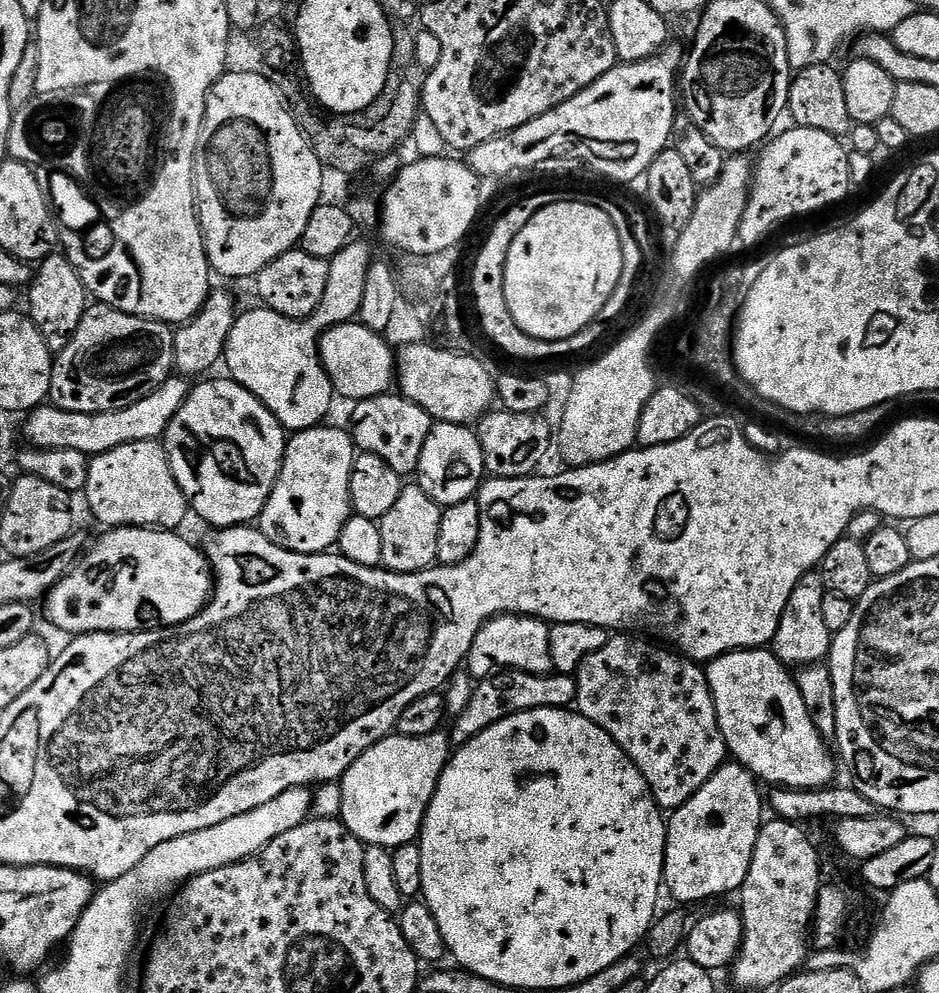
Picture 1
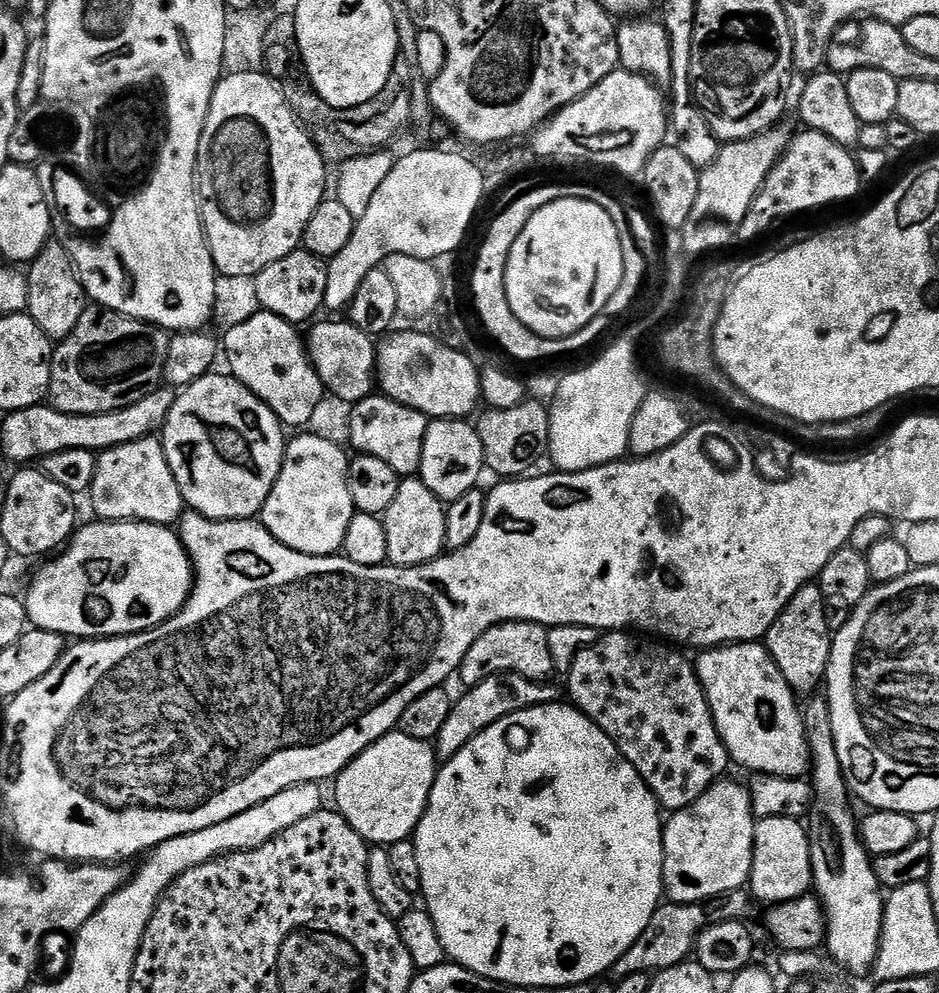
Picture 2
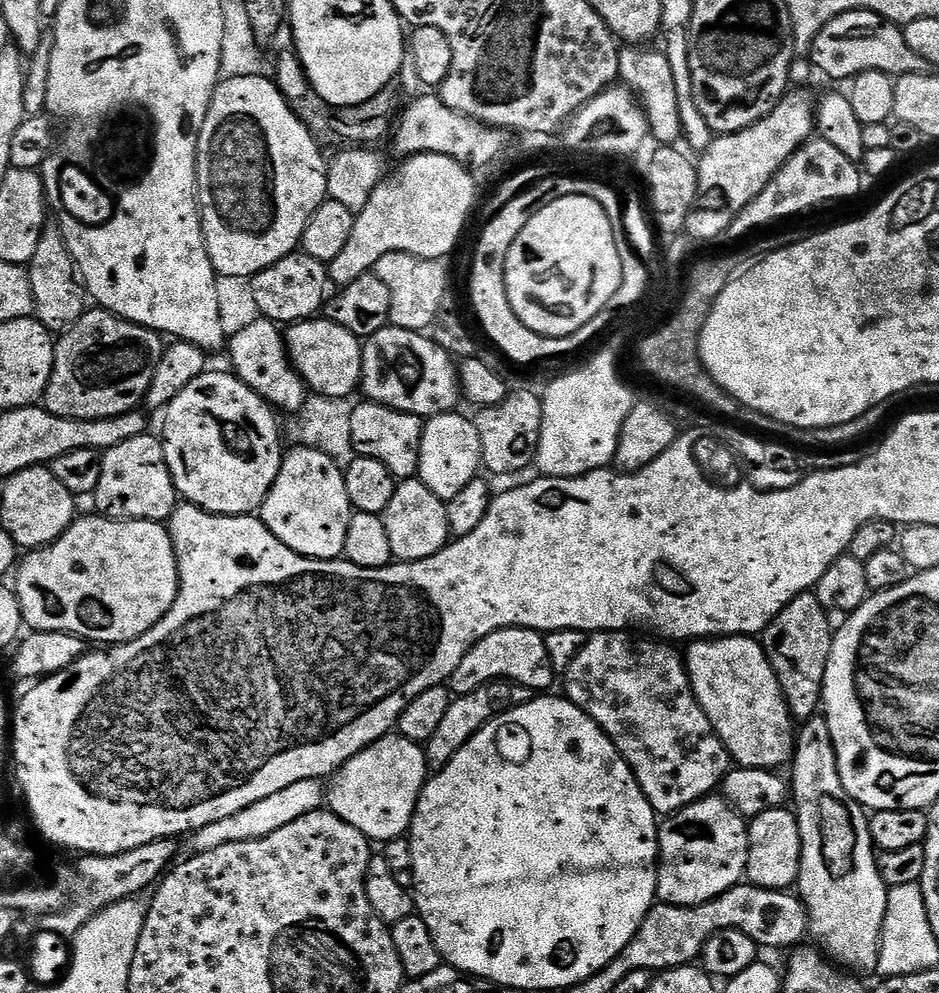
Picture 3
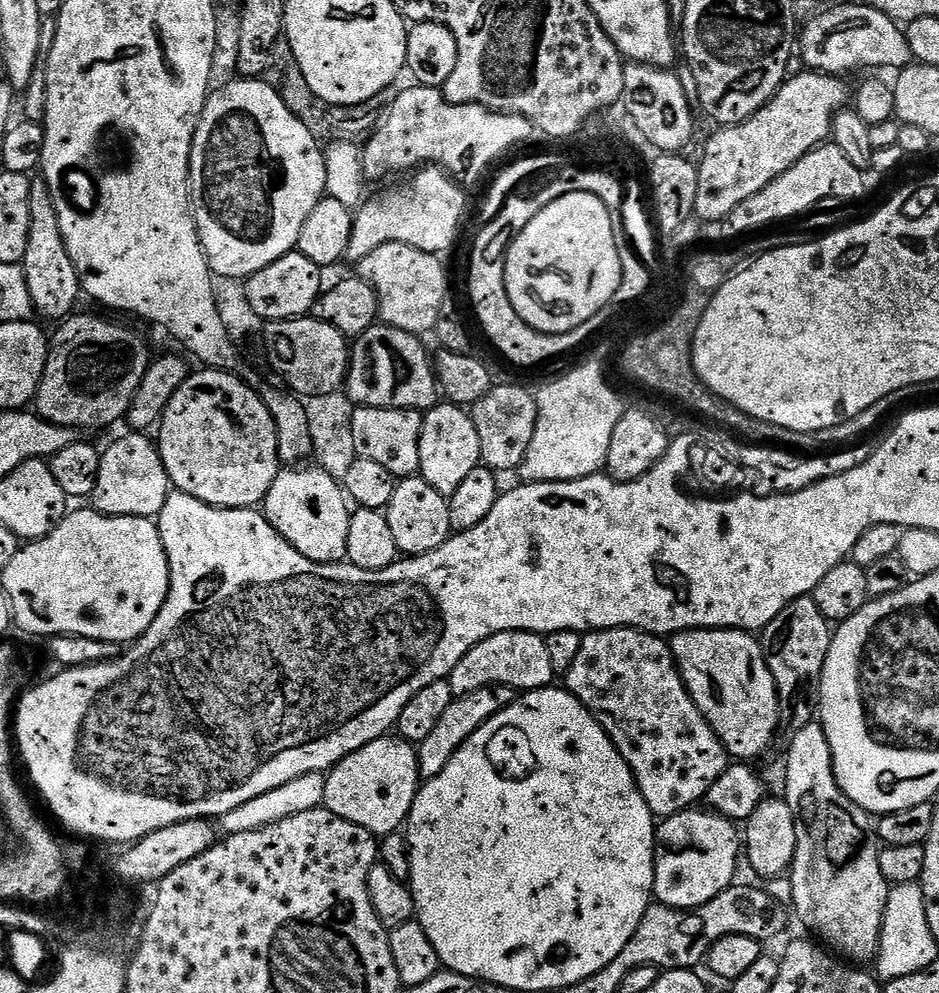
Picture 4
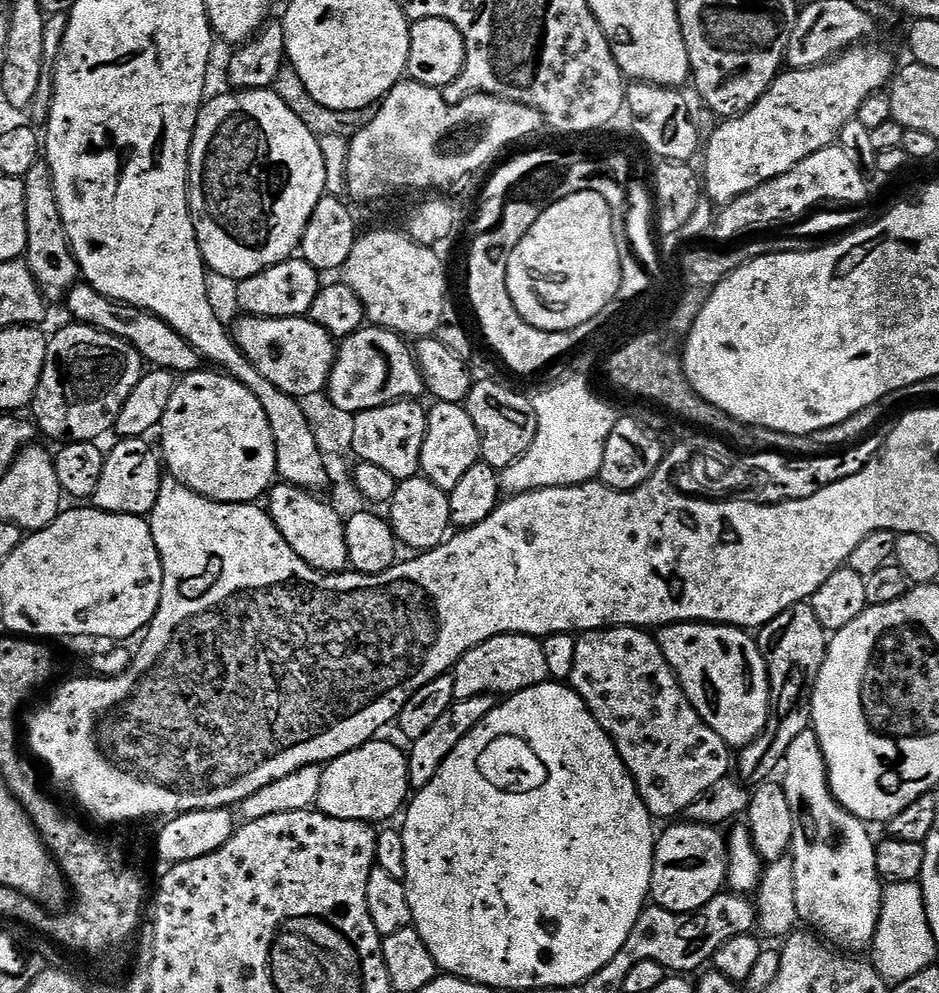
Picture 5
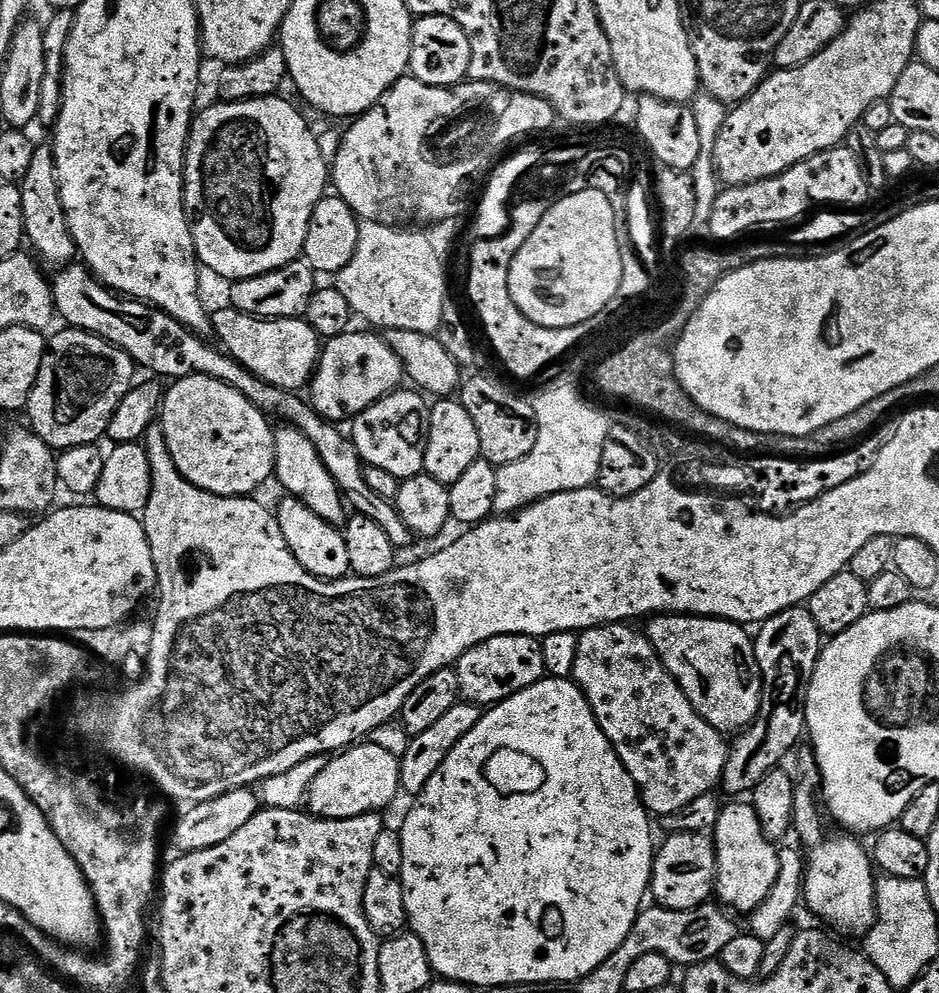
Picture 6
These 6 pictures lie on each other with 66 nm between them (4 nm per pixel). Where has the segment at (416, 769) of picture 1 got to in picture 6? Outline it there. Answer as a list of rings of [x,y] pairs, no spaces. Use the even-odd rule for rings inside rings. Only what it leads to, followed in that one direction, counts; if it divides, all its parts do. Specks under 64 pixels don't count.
[[[360,742],[329,759],[326,770],[322,770],[308,788],[306,808],[321,820],[358,818],[367,812],[383,813],[384,807],[394,803],[401,792],[400,757],[390,754],[390,750],[382,750],[377,744]]]

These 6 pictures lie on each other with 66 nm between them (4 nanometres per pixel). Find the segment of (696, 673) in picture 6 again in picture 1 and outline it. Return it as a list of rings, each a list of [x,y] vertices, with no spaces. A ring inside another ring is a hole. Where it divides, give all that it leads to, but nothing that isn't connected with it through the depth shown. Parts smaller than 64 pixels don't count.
[[[767,647],[728,652],[711,661],[706,671],[718,714],[718,726],[722,730],[731,759],[735,763],[747,768],[757,781],[765,785],[768,783],[782,788],[814,789],[829,787],[835,781],[832,779],[836,776],[837,757],[831,747],[828,749],[824,745],[827,744],[825,737],[820,735],[816,723],[810,718],[793,673],[778,659],[775,652]]]

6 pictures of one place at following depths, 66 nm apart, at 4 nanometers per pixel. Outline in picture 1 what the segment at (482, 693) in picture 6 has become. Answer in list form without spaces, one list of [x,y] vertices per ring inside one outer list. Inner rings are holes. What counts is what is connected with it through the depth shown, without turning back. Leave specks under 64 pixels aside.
[[[495,616],[478,630],[471,650],[468,651],[466,672],[469,677],[483,678],[501,670],[529,672],[547,676],[553,671],[550,658],[549,625],[534,616]]]

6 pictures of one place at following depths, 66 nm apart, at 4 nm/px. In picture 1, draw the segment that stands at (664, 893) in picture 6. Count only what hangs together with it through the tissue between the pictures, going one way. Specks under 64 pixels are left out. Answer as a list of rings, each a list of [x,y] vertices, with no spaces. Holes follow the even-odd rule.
[[[726,762],[698,794],[667,817],[663,883],[667,895],[669,892],[674,899],[692,904],[695,900],[735,893],[744,885],[766,816],[766,800],[760,797],[759,787],[756,777],[747,768]]]

